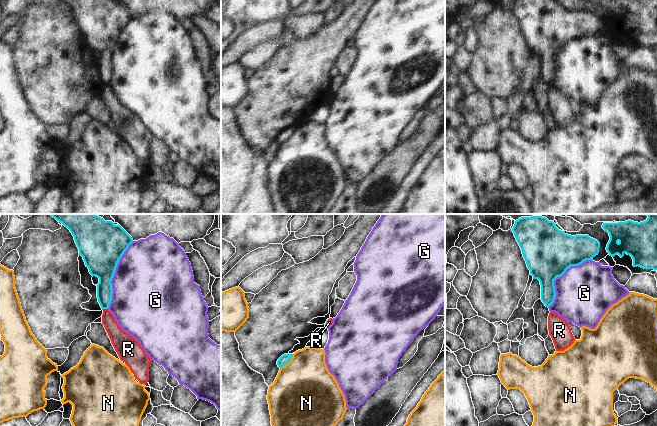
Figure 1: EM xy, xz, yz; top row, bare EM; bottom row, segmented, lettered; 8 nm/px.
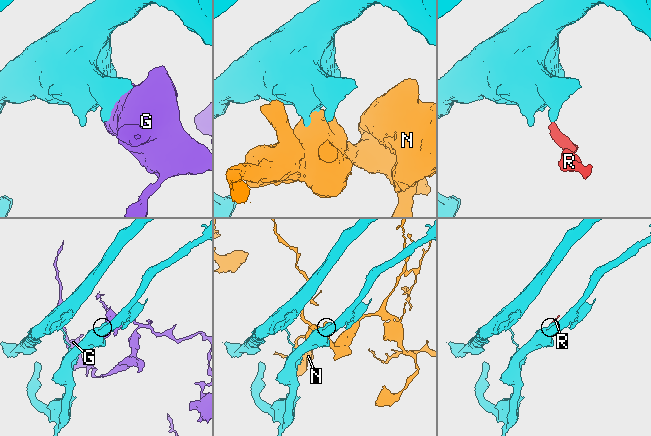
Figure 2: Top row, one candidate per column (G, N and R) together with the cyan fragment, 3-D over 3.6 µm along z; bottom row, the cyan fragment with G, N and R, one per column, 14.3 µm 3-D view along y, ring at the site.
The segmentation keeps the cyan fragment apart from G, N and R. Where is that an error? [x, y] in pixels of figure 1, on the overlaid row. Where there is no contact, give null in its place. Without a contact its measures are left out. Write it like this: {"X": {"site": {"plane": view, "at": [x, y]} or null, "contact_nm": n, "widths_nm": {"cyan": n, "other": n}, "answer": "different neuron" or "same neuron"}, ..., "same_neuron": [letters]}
{"G": {"site": {"plane": "xy", "at": [113, 275]}, "contact_nm": 600, "widths_nm": {"cyan": 340, "other": 500}, "answer": "different neuron"}, "N": {"site": {"plane": "xz", "at": [288, 362]}, "contact_nm": 160, "widths_nm": {"cyan": 80, "other": 480}, "answer": "different neuron"}, "R": {"site": {"plane": "xy", "at": [104, 308]}, "contact_nm": 50, "widths_nm": {"cyan": 130, "other": 130}, "answer": "different neuron"}, "same_neuron": []}

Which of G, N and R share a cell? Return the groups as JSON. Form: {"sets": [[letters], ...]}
{"sets": [["G"], ["N"], ["R"]]}

